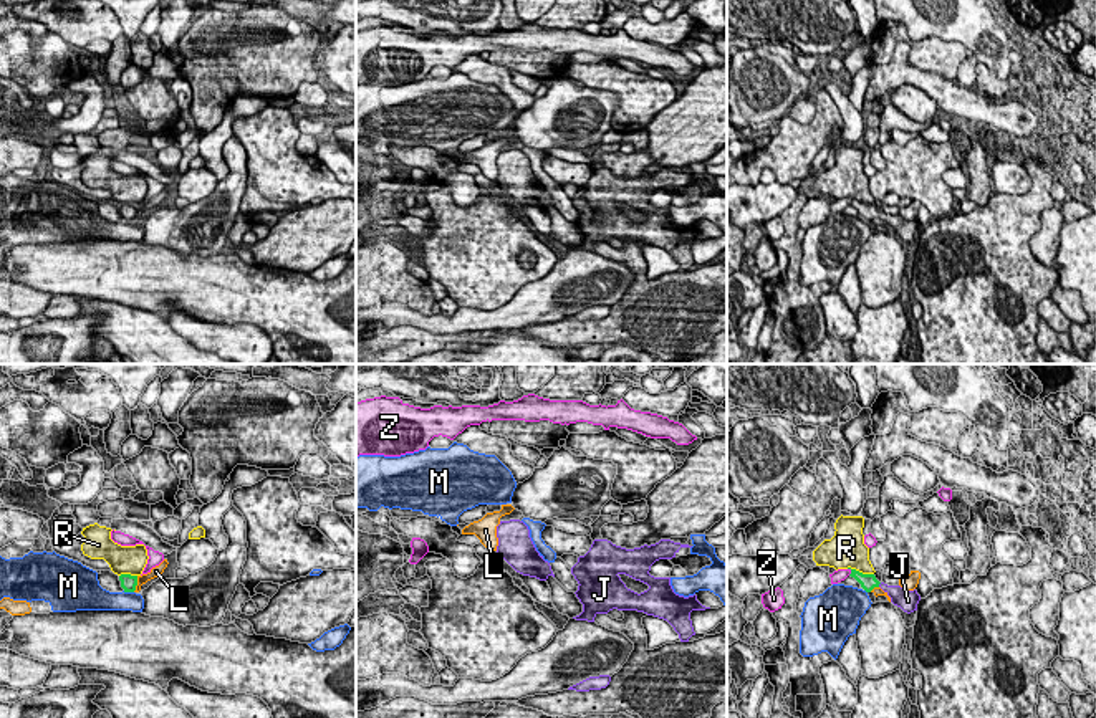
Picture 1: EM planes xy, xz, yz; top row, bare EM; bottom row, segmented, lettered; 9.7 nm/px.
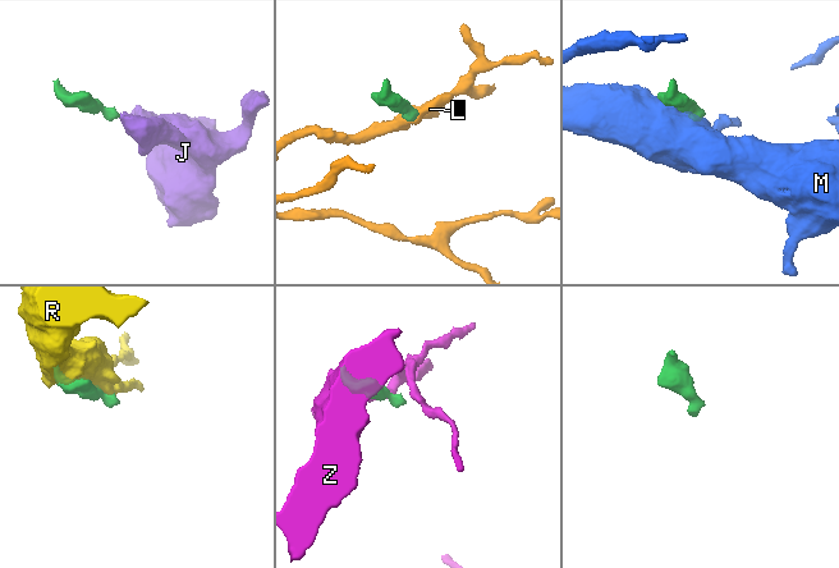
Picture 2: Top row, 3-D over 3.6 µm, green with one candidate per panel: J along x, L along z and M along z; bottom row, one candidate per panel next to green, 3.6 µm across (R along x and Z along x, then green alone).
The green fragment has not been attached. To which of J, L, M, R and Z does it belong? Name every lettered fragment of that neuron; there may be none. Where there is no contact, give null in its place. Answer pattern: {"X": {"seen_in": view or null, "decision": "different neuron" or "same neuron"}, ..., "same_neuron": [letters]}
{"J": {"seen_in": "yz", "decision": "same neuron"}, "L": {"seen_in": "xy", "decision": "different neuron"}, "M": {"seen_in": "xy", "decision": "different neuron"}, "R": {"seen_in": "yz", "decision": "different neuron"}, "Z": {"seen_in": "yz", "decision": "different neuron"}, "same_neuron": ["J"]}

